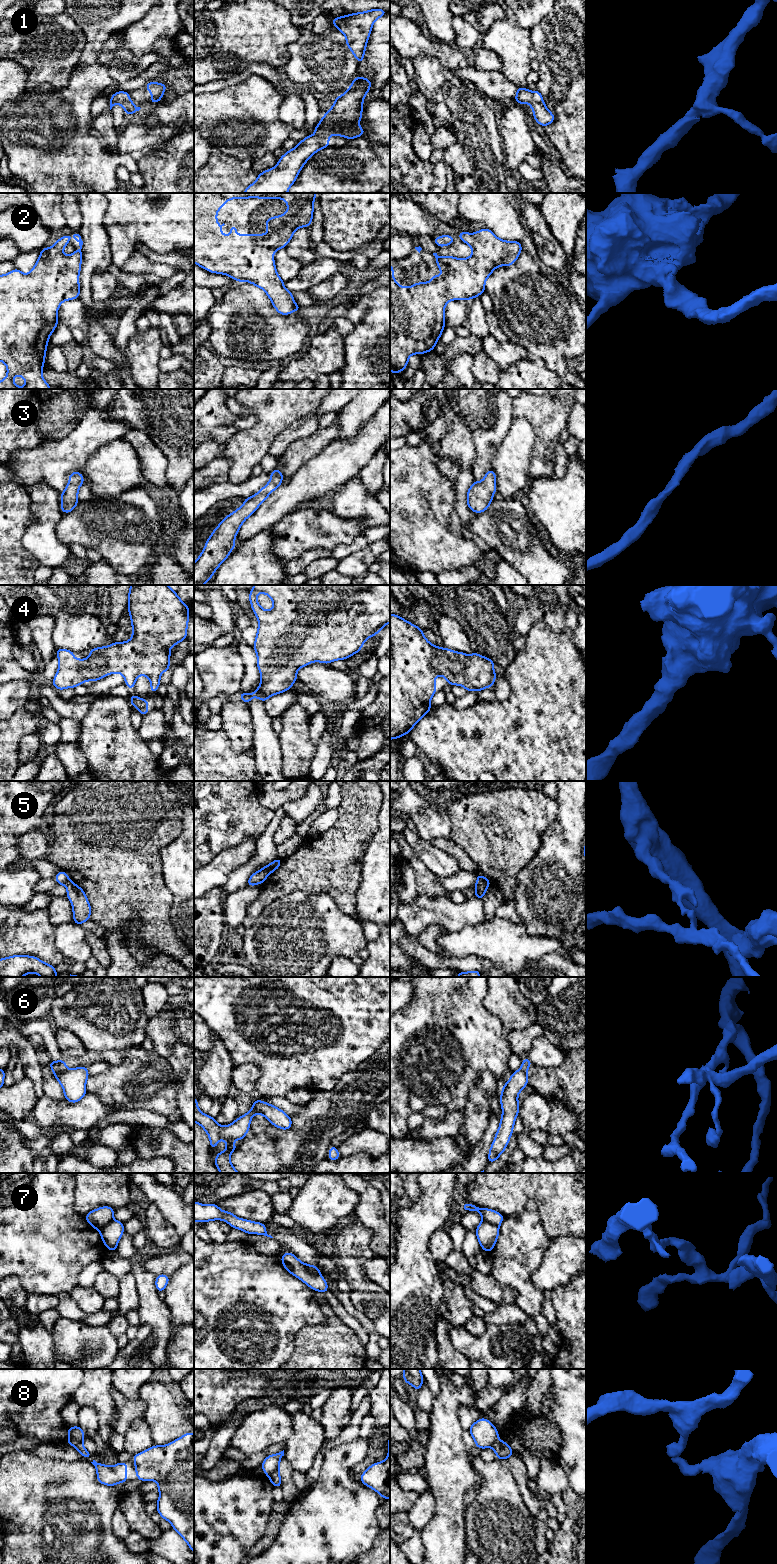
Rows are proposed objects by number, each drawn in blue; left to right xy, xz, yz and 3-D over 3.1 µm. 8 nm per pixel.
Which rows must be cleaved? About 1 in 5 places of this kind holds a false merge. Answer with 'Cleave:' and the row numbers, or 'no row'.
Cleave: 6, 7, 8

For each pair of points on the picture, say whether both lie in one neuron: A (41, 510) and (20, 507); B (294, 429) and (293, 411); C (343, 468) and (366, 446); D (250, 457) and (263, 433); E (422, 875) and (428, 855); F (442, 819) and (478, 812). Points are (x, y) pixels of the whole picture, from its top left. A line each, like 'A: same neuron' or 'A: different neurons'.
A: different neurons
B: different neurons
C: same neuron
D: same neuron
E: different neurons
F: different neurons

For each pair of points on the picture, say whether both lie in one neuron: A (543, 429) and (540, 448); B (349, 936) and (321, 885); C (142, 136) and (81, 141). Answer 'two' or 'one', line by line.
A: one
B: two
C: two

